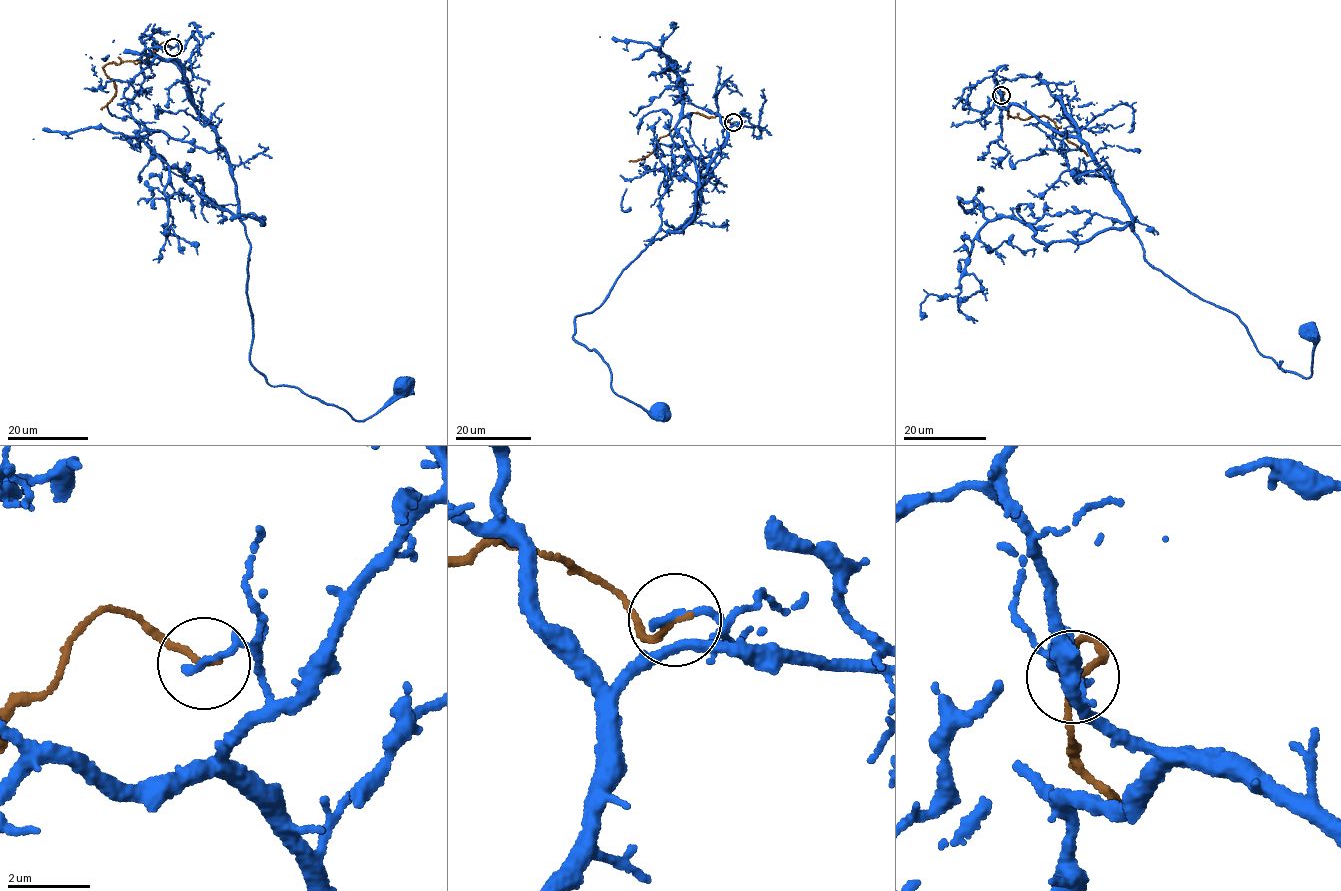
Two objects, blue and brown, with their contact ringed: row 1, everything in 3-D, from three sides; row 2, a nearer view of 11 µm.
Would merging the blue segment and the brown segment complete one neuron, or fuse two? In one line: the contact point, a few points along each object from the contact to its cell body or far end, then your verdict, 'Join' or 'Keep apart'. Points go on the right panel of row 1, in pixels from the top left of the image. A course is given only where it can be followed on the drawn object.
Place: (1001, 95). Course of blue: (1001, 96), (1085, 144), (1122, 199), (1144, 260), (1227, 309), (1264, 356), (1308, 378), (1316, 333), (1312, 331). Course of brown: (1001, 96), (1004, 93), (1002, 91), (1000, 102), (1013, 118), (1049, 117), (1058, 131), (1088, 156). Join

